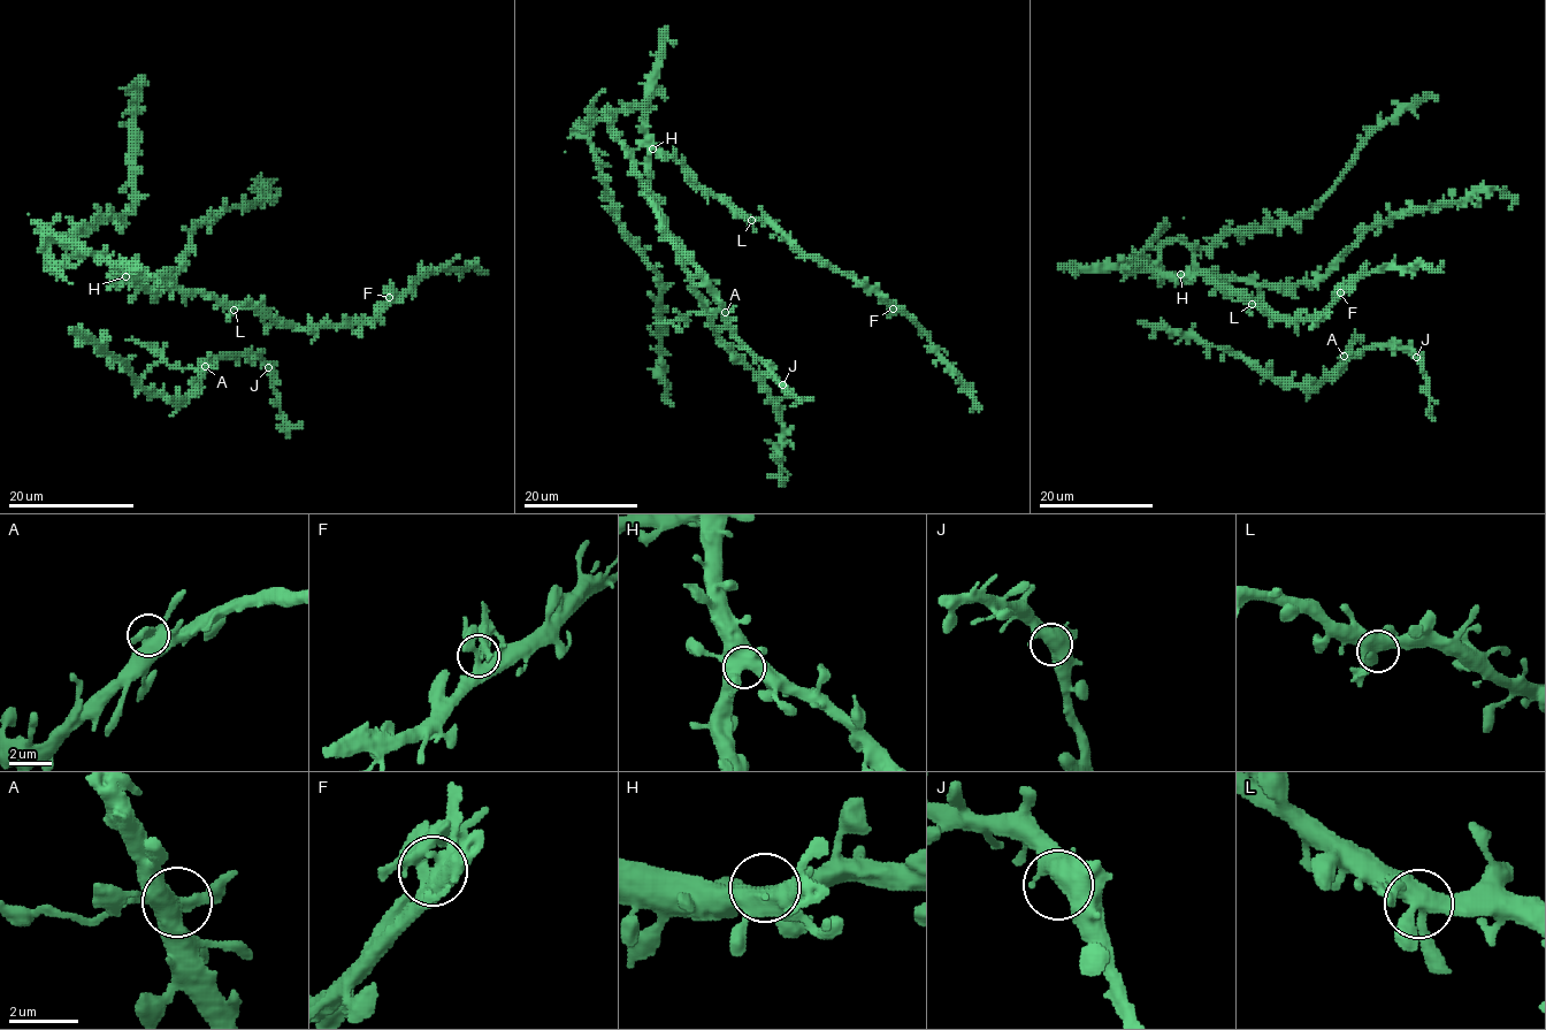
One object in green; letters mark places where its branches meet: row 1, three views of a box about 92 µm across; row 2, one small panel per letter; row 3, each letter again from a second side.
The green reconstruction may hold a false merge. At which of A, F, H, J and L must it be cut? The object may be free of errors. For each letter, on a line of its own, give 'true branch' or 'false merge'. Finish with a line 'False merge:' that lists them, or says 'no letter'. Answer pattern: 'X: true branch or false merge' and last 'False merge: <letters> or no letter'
A: false merge
F: true branch
H: true branch
J: true branch
L: true branch
False merge: A

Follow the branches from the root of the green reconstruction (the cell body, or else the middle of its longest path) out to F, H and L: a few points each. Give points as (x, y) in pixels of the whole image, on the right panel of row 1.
F: (1165, 279), (1206, 274), (1217, 285), (1232, 289), (1286, 320), (1317, 319), (1340, 292)
H: (1165, 279), (1180, 274)
L: (1165, 279), (1206, 274), (1217, 285), (1234, 290), (1252, 304)

